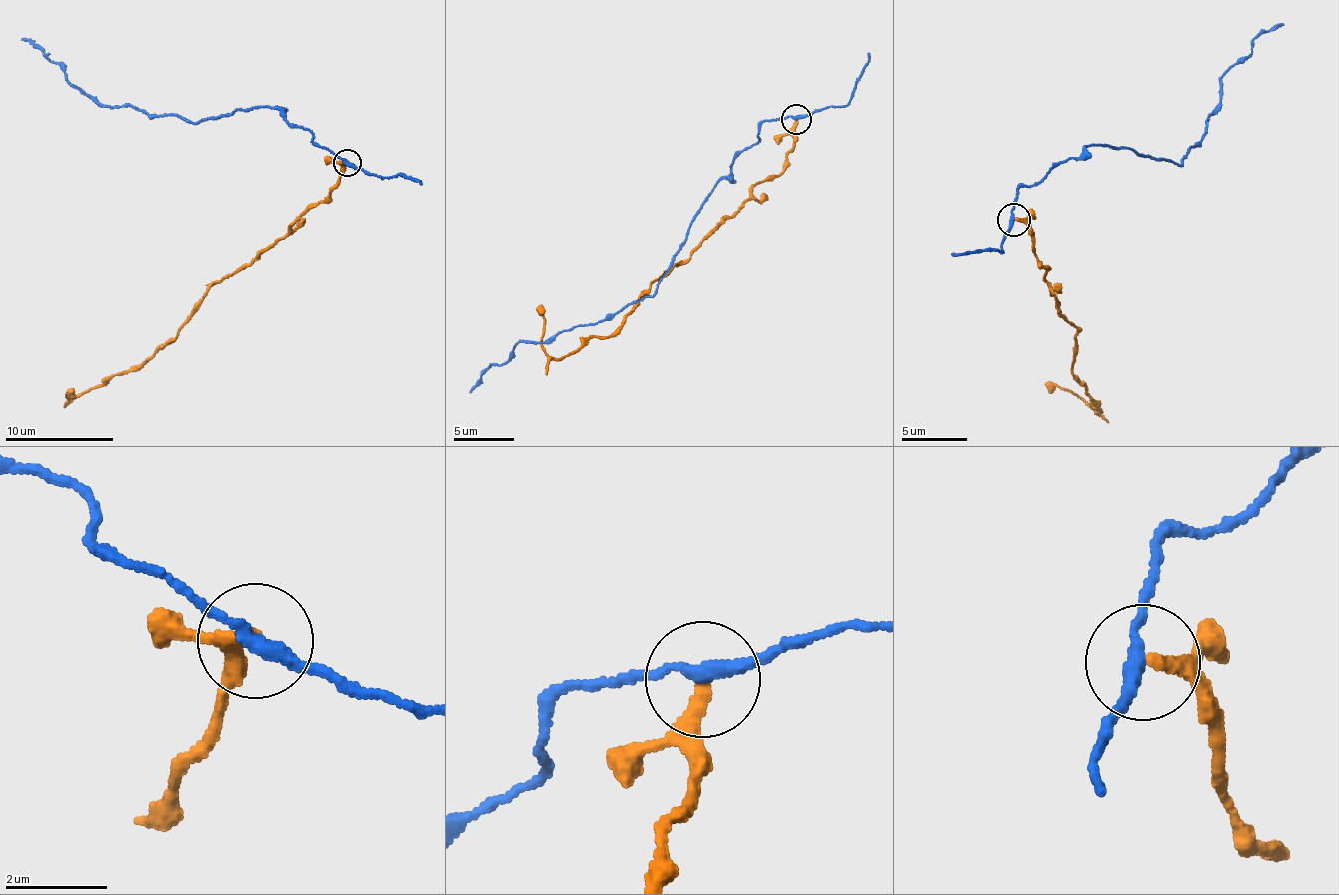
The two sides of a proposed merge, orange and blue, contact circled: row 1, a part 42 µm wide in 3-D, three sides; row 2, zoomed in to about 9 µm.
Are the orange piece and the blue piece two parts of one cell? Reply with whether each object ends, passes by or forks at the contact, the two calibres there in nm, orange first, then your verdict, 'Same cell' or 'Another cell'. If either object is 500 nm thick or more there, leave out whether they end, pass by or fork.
At the ring orange ends. At the ring blue passes by. Thickness 280 nm (orange) against 280 nm. Another cell

